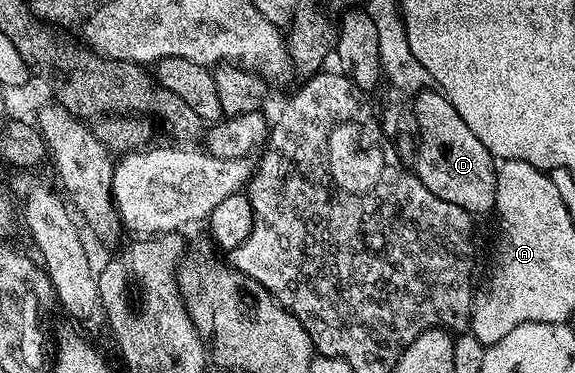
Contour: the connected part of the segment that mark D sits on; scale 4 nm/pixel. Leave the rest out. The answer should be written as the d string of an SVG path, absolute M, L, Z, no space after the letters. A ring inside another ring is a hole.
M422 90L413 96L412 101L414 101L414 123L418 126L418 135L416 134L418 180L428 189L432 189L432 193L436 193L440 201L452 201L452 205L460 205L460 209L469 211L475 217L481 217L485 211L493 212L496 201L496 177L498 176L495 156L490 154L488 148L480 141L480 137L476 137L476 133L472 133L468 125L464 125L464 117L456 113L452 101L448 101L441 91Z

